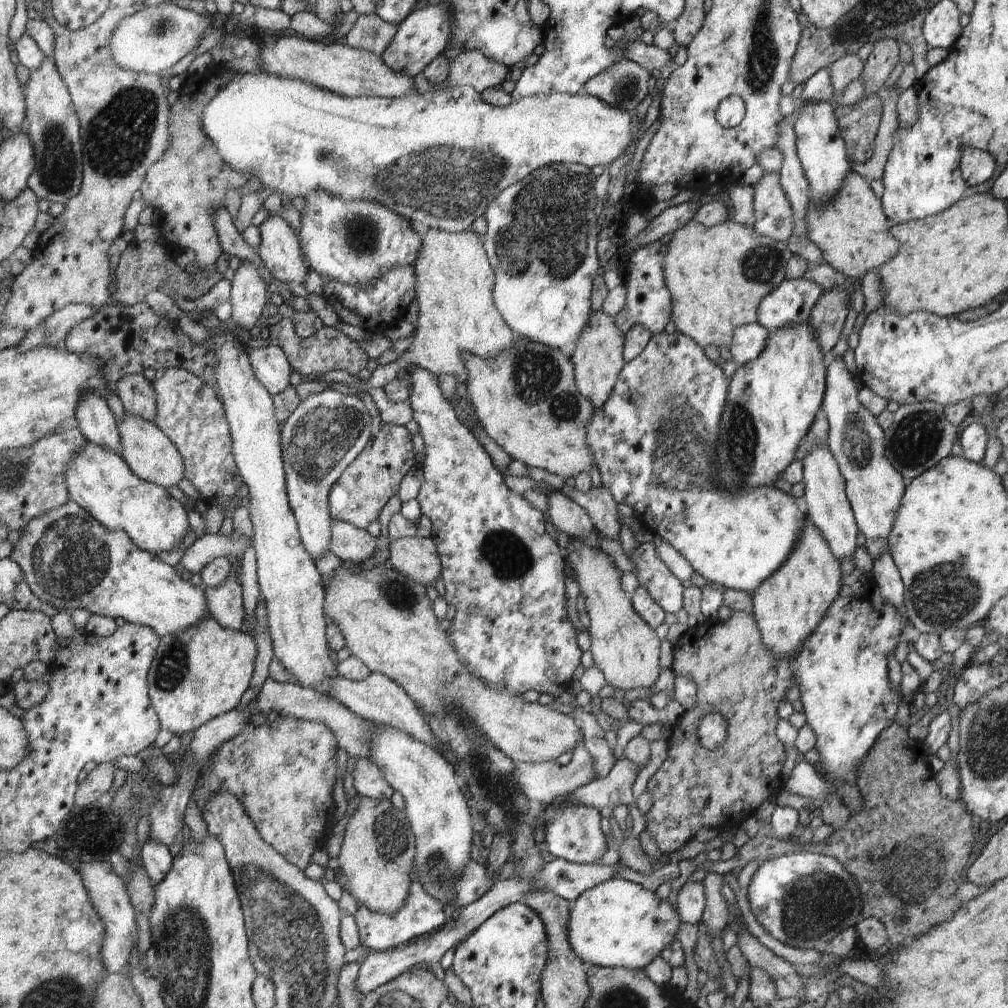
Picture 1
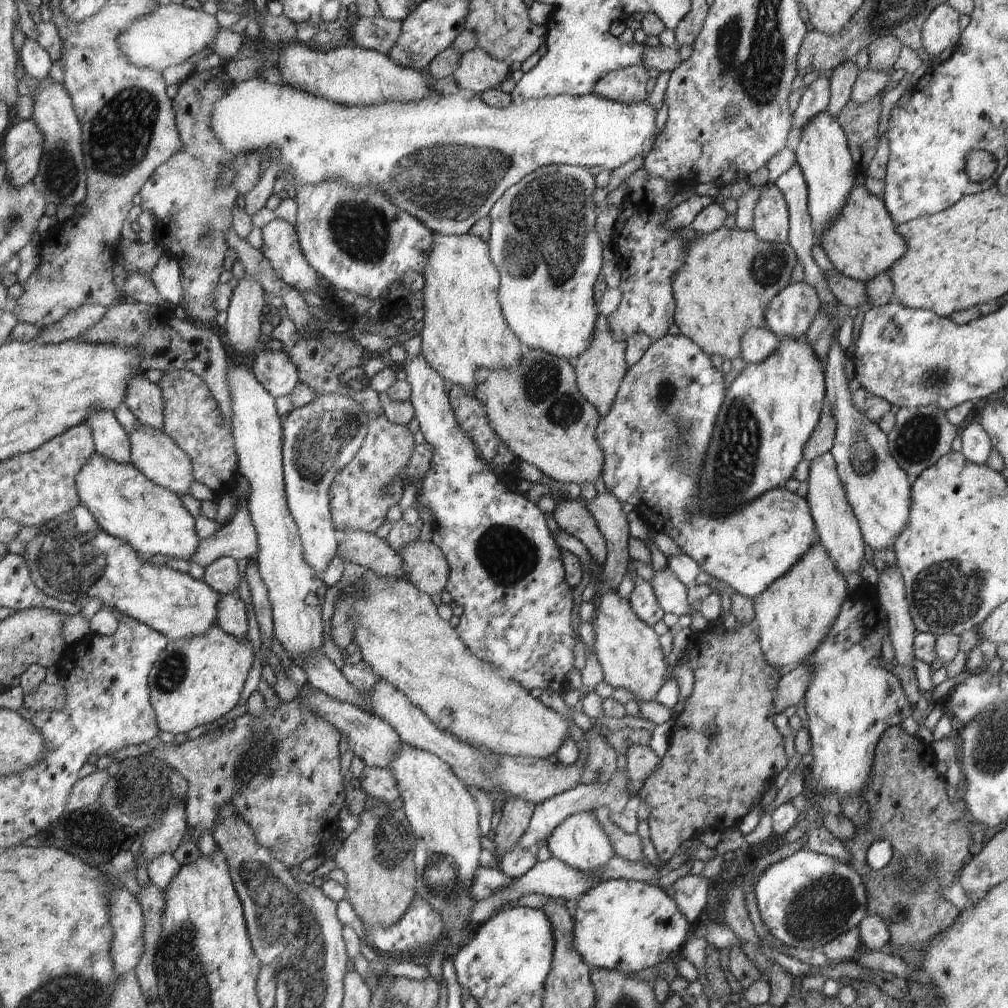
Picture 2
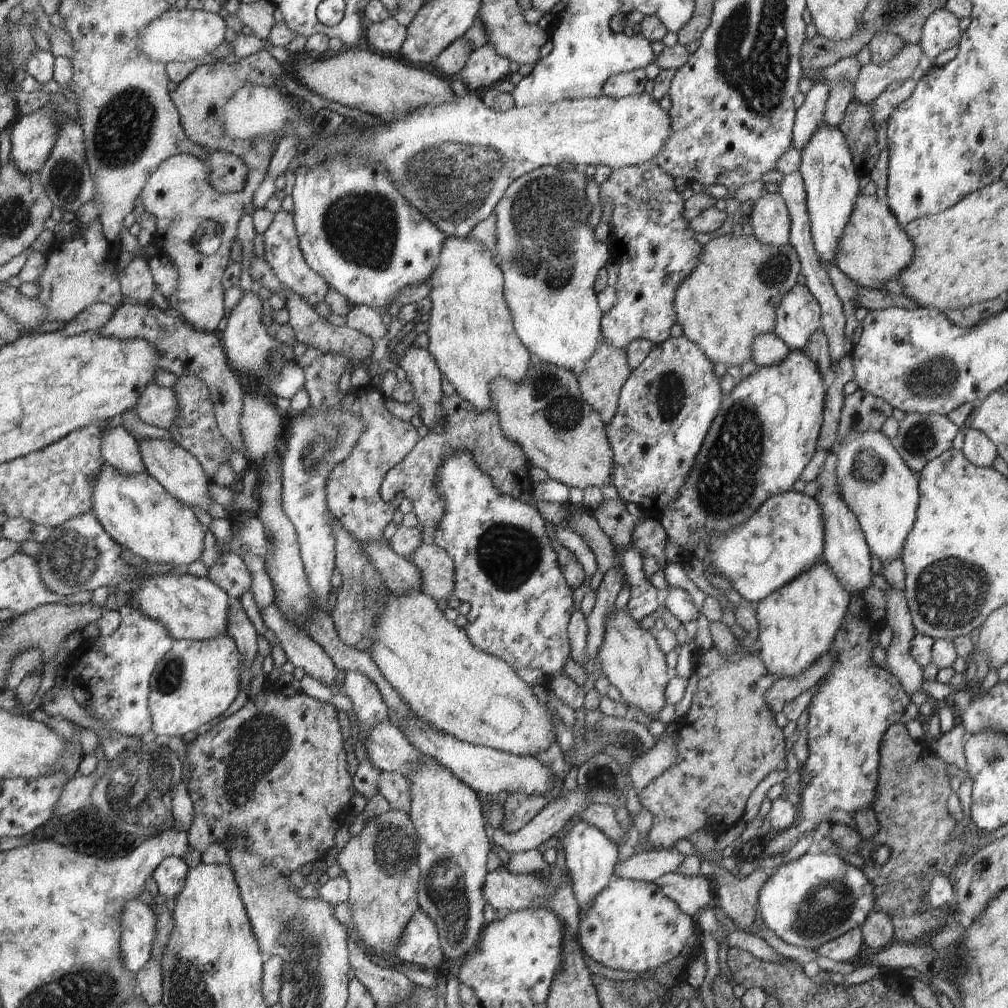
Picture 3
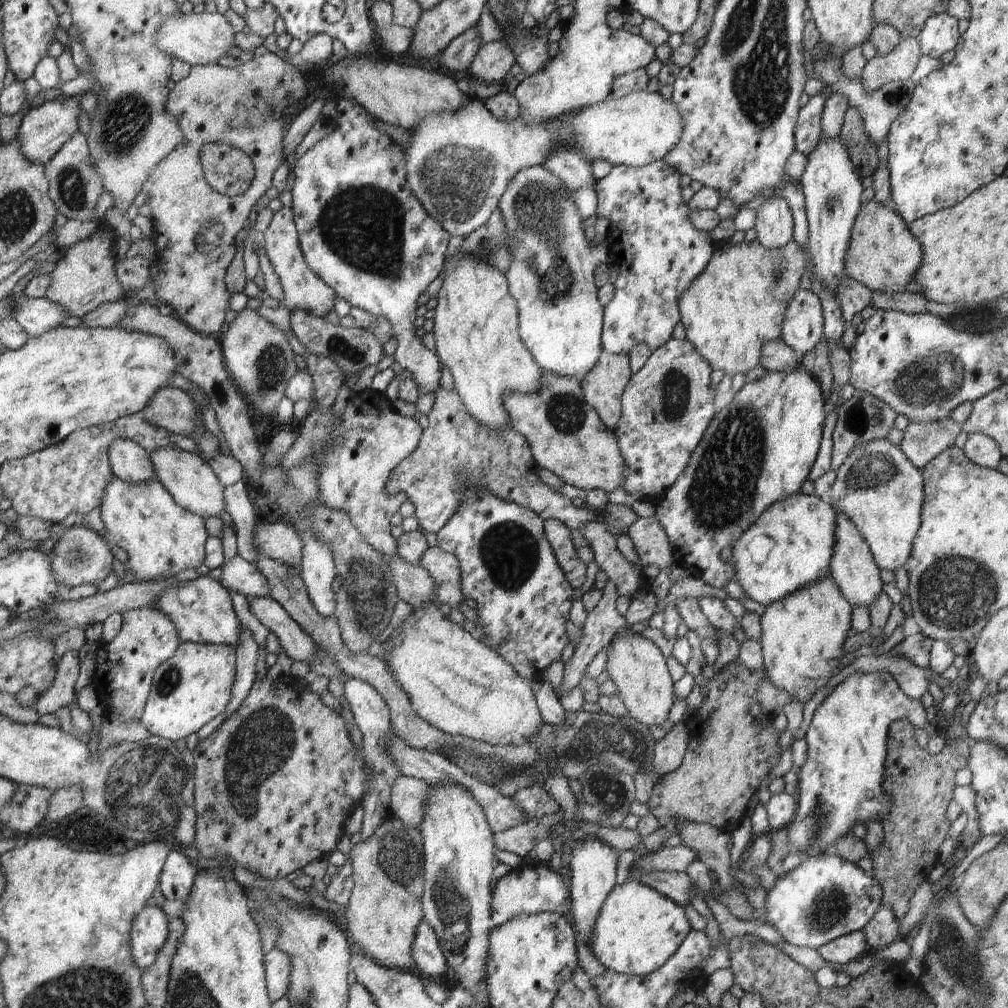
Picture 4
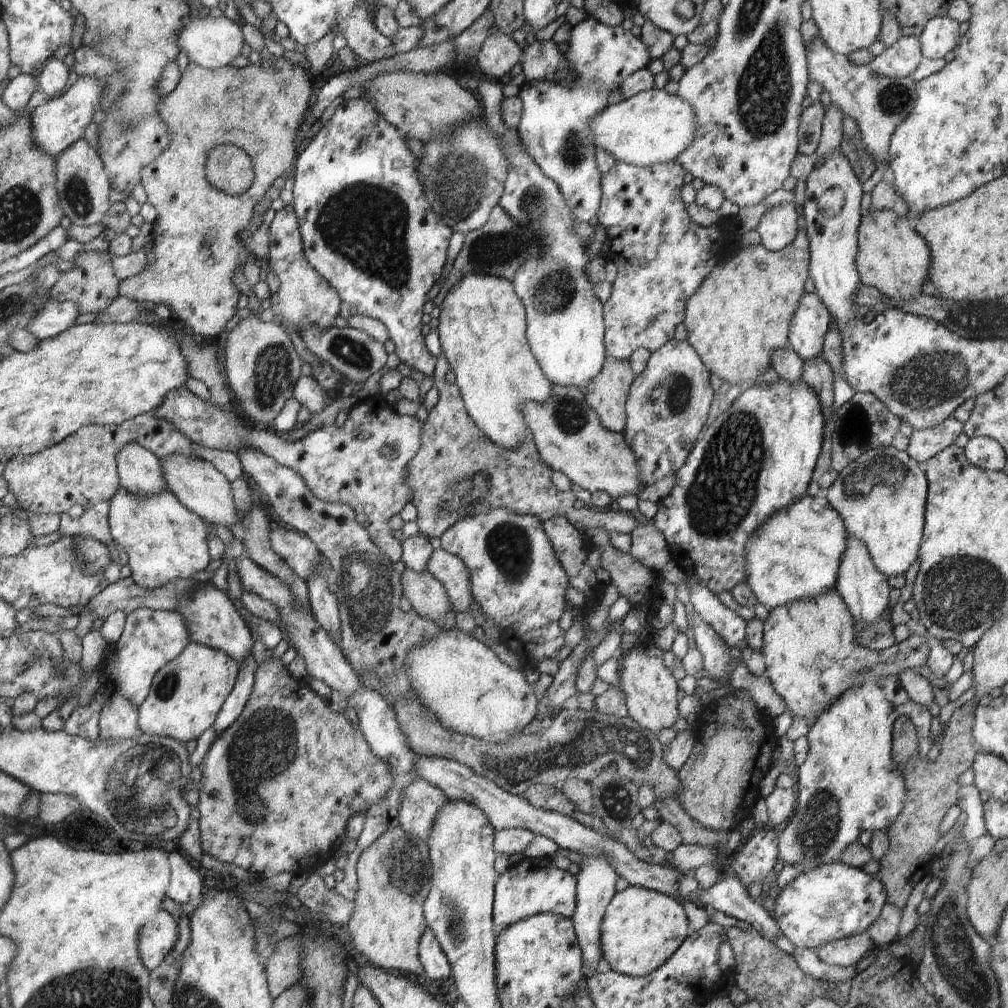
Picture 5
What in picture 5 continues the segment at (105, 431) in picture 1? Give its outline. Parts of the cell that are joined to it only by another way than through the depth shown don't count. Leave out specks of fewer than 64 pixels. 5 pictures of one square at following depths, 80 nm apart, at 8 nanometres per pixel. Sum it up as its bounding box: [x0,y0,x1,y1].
[115,443,168,498]

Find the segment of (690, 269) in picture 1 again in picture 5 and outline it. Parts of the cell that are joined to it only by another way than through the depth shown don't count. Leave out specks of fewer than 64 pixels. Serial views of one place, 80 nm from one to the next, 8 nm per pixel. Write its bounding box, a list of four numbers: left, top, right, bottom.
[683,228,809,385]

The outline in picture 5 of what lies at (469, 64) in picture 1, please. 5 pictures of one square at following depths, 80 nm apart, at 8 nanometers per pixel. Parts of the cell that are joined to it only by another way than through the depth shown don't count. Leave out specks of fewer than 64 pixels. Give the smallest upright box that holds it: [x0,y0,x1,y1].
[476,32,522,81]

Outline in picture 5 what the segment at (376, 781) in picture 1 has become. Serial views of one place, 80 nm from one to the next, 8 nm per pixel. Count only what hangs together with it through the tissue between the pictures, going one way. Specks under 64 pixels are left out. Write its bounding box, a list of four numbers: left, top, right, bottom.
[399,778,447,842]

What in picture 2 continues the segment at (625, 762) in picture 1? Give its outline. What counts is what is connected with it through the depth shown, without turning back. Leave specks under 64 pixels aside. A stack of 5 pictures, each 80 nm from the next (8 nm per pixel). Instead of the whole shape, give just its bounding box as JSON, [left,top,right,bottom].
[518,769,630,849]

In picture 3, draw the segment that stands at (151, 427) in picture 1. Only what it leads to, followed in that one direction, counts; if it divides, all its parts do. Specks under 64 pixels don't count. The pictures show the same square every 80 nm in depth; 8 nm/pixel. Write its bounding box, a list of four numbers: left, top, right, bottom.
[137,439,213,510]

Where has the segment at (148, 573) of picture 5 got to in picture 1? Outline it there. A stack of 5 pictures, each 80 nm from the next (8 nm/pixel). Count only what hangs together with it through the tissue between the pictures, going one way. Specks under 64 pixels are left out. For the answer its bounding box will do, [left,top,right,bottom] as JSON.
[66,443,190,556]

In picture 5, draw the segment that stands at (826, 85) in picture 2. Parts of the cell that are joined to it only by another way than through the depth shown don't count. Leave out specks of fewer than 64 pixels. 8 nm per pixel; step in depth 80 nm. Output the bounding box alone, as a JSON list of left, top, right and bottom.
[798,101,826,155]

